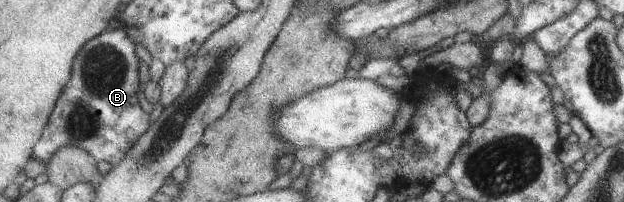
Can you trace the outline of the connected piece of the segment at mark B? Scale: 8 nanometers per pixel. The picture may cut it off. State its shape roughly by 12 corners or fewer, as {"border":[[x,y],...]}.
{"border":[[120,26],[72,63],[32,158],[116,165],[148,129]]}

